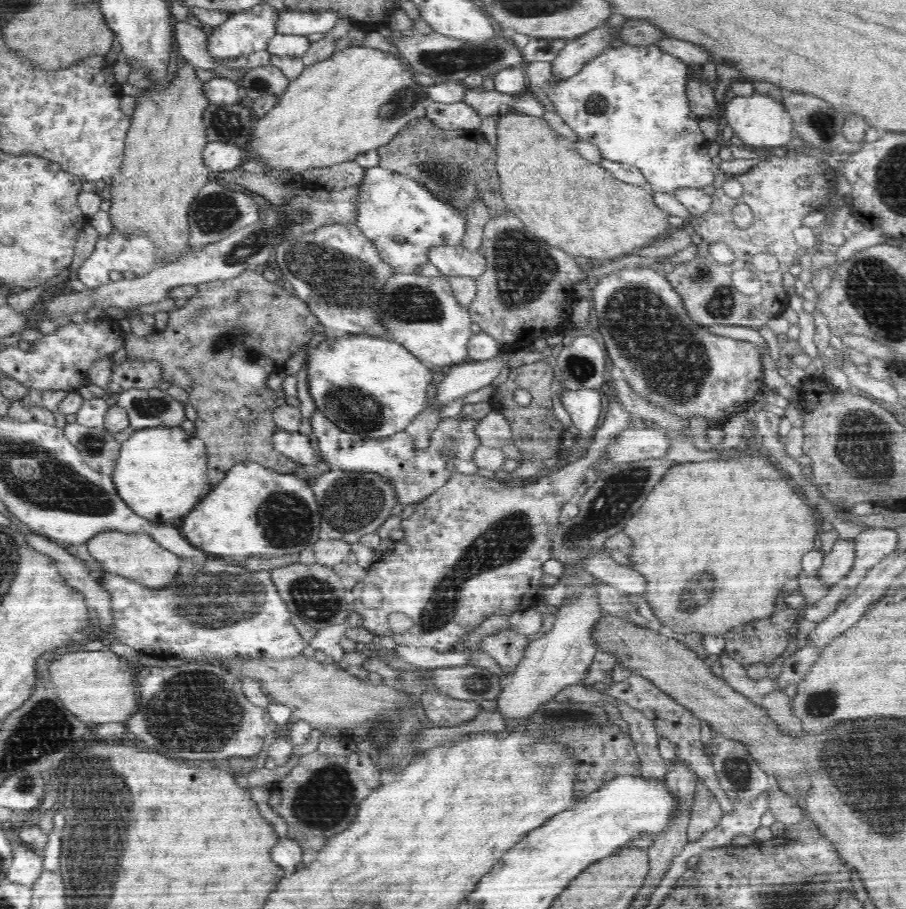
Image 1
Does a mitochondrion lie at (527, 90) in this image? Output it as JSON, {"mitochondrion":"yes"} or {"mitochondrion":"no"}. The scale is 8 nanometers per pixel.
{"mitochondrion":"no"}

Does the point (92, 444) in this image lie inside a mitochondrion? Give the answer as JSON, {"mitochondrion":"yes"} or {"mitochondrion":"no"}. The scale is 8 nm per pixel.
{"mitochondrion":"yes"}

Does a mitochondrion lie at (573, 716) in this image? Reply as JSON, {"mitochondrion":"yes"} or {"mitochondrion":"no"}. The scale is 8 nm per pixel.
{"mitochondrion":"yes"}

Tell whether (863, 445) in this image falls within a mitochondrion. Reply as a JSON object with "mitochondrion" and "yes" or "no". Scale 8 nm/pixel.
{"mitochondrion":"yes"}

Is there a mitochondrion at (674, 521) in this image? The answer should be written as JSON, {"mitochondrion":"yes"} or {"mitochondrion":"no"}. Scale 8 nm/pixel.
{"mitochondrion":"no"}

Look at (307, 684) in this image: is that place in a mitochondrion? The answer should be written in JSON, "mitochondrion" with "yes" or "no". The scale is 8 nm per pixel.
{"mitochondrion":"no"}

